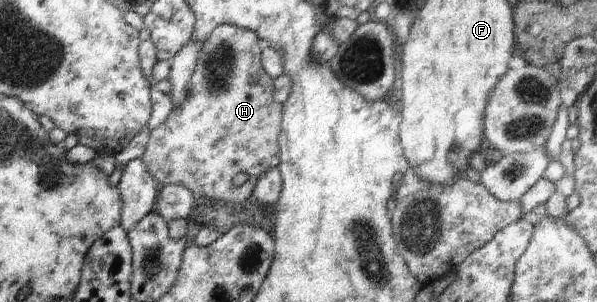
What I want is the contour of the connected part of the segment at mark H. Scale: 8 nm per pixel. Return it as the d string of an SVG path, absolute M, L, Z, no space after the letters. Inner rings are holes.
M218 25L210 36L198 57L196 71L188 83L188 97L168 115L168 119L150 131L148 145L141 161L154 175L159 187L166 185L184 185L188 187L196 200L212 203L228 202L247 205L253 201L256 179L268 169L277 167L278 135L282 120L282 104L274 100L274 81L268 77L261 65L263 45L254 31L241 29L236 25ZM238 173L246 173L248 182L236 186L233 179Z

